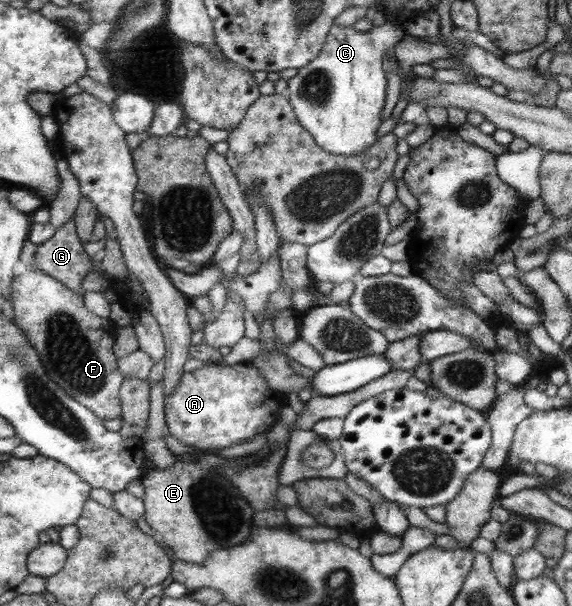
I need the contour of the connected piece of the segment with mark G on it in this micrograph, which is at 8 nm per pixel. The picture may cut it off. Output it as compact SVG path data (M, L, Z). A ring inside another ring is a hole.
M72 220L63 223L47 241L37 246L32 267L63 282L68 289L83 293L81 279L89 271L89 257L77 238Z

